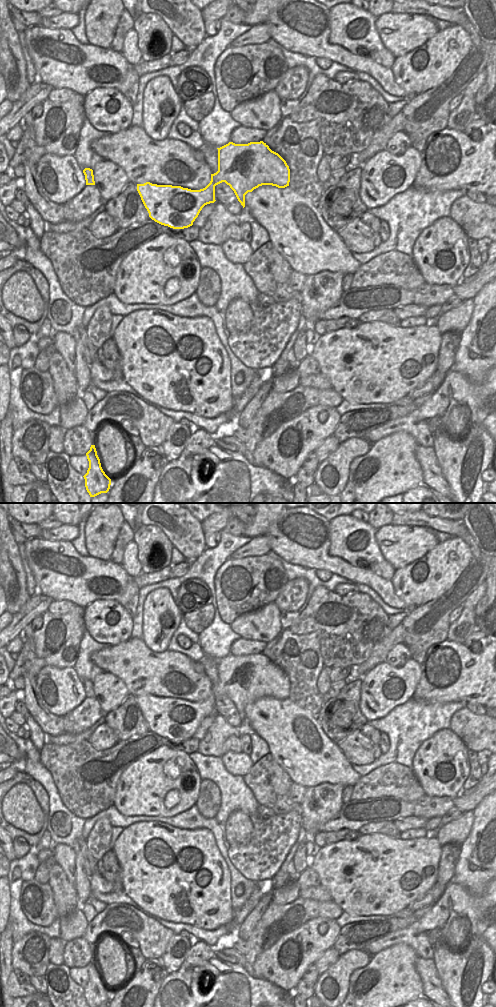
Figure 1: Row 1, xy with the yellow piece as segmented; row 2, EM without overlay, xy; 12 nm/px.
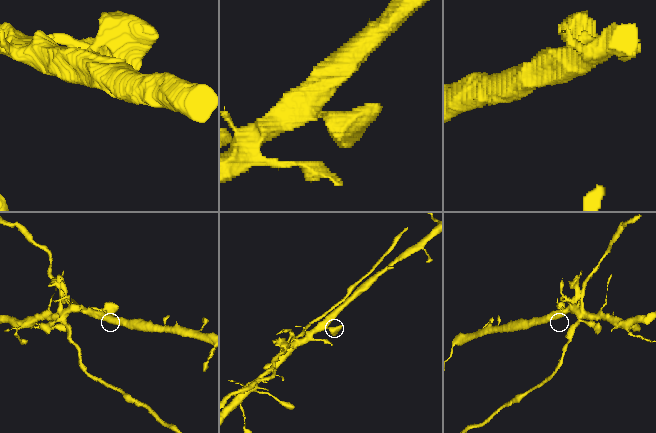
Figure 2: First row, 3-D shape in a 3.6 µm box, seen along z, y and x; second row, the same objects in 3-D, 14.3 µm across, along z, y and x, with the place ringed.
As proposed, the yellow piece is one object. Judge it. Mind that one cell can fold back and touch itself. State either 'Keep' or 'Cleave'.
Keep

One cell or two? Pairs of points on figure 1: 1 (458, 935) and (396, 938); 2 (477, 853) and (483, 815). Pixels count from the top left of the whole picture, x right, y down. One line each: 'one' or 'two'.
1: one
2: one

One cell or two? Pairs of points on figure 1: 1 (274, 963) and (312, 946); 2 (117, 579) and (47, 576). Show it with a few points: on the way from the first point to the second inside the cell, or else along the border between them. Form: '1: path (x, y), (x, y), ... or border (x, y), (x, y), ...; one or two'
1: path (285, 967), (296, 969), (302, 957); one
2: path (100, 575), (64, 576); one

